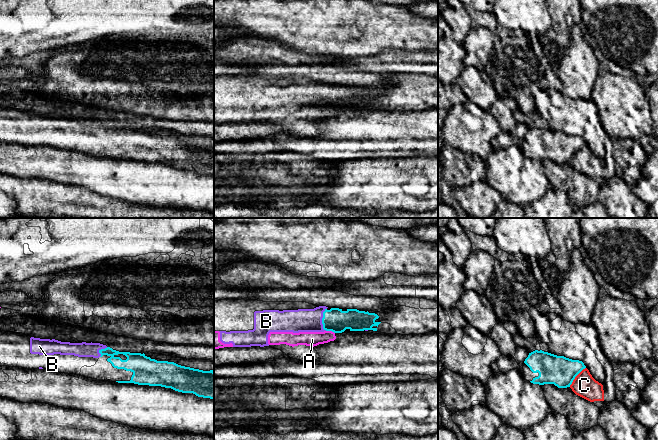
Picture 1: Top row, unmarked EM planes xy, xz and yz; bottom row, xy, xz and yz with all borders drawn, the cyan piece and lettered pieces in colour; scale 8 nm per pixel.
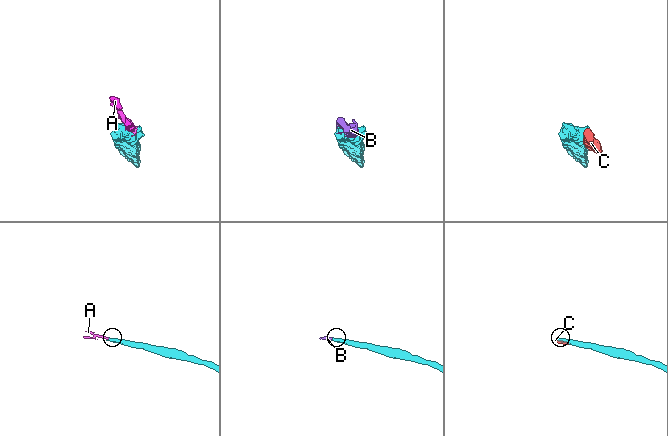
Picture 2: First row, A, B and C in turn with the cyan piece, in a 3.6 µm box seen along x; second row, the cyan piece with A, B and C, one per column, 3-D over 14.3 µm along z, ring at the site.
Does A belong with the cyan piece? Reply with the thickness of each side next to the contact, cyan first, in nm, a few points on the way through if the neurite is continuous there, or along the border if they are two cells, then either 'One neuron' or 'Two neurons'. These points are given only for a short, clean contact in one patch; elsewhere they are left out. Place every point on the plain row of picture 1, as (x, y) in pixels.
Thickness 190 nm (cyan) against 120 nm. Boundary: xz (326, 106), (331, 106), (334, 109). Two neurons

